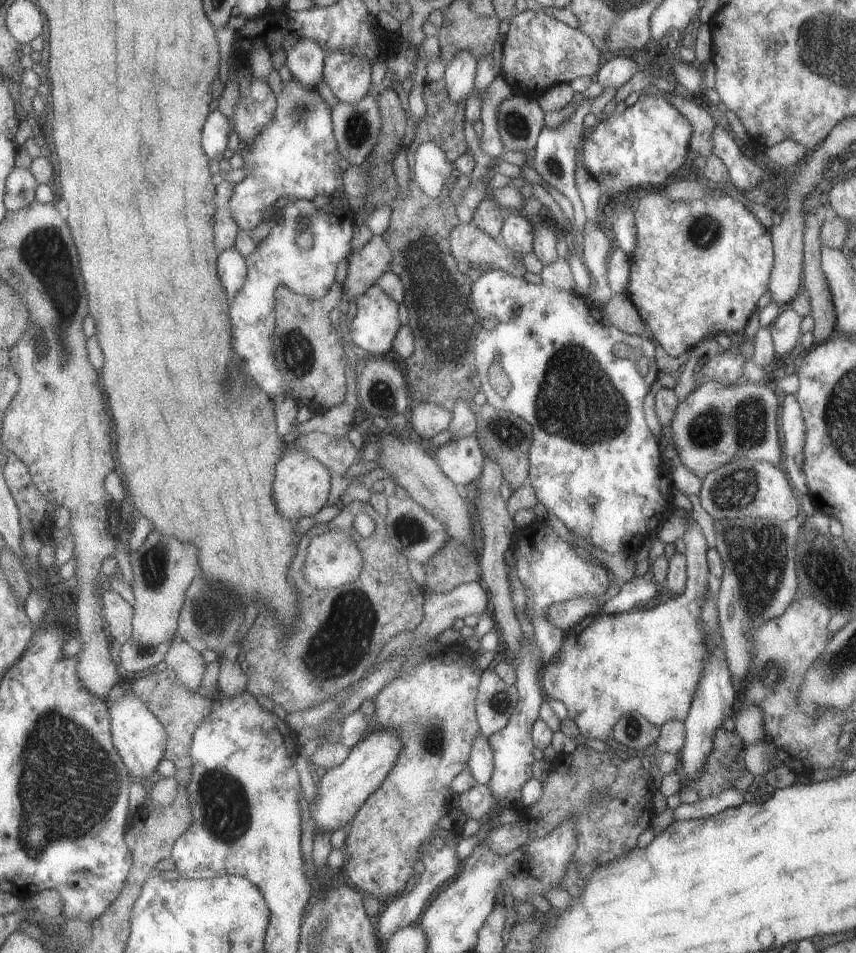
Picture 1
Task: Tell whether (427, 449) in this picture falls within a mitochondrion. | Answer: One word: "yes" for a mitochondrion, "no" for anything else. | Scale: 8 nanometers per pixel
no

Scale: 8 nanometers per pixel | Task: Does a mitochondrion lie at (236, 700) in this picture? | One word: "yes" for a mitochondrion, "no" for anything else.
no

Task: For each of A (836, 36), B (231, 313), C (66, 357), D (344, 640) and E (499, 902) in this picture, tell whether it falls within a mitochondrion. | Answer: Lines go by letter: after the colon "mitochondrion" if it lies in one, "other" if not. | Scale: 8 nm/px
A: mitochondrion
B: other
C: mitochondrion
D: mitochondrion
E: other

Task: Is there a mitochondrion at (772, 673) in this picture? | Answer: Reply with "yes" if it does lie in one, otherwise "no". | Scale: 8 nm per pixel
yes

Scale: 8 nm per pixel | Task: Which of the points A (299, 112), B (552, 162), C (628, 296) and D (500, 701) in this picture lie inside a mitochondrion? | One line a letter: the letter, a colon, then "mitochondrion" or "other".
A: mitochondrion
B: mitochondrion
C: other
D: mitochondrion

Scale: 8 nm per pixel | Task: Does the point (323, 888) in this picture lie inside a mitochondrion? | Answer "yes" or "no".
no

